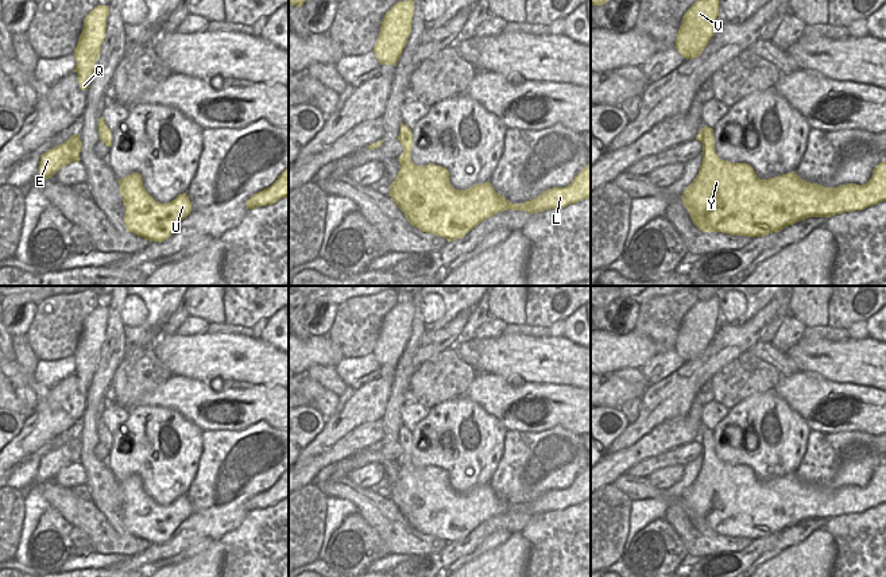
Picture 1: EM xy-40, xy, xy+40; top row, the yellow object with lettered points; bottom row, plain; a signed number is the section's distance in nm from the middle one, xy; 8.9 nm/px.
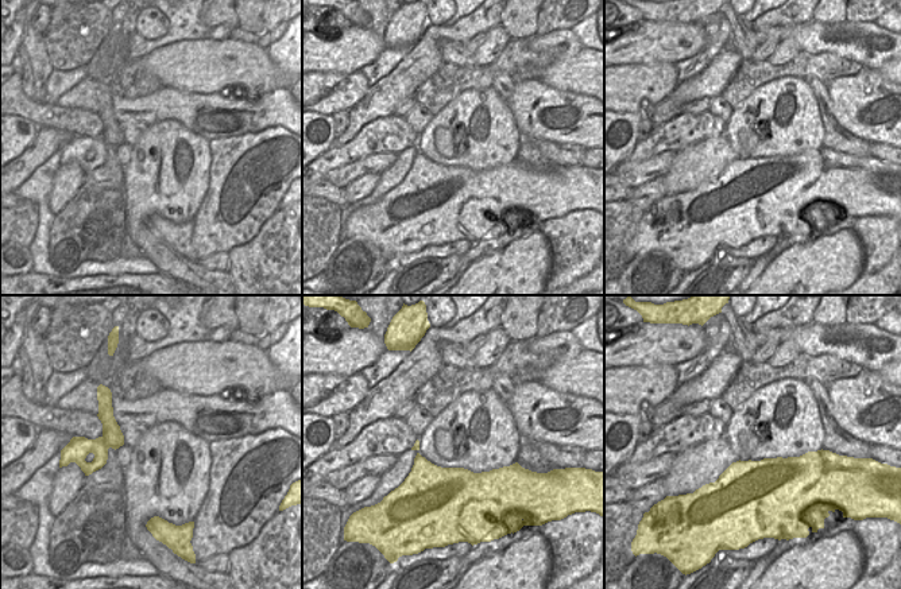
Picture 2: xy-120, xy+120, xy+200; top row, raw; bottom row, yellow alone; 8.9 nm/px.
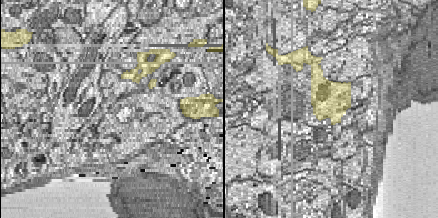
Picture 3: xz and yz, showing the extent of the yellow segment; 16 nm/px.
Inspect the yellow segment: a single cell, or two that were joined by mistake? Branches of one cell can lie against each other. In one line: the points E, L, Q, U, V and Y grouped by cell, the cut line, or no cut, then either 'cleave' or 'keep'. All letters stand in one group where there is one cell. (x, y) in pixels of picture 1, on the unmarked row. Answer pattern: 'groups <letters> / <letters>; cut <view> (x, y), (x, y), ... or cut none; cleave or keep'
groups E Q V / L U Y; cut xy+40 (701, 444), (711, 444), (714, 446); cleave

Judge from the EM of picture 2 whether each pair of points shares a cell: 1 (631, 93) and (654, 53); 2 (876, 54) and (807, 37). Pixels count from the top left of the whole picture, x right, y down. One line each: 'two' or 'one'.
1: two
2: one

